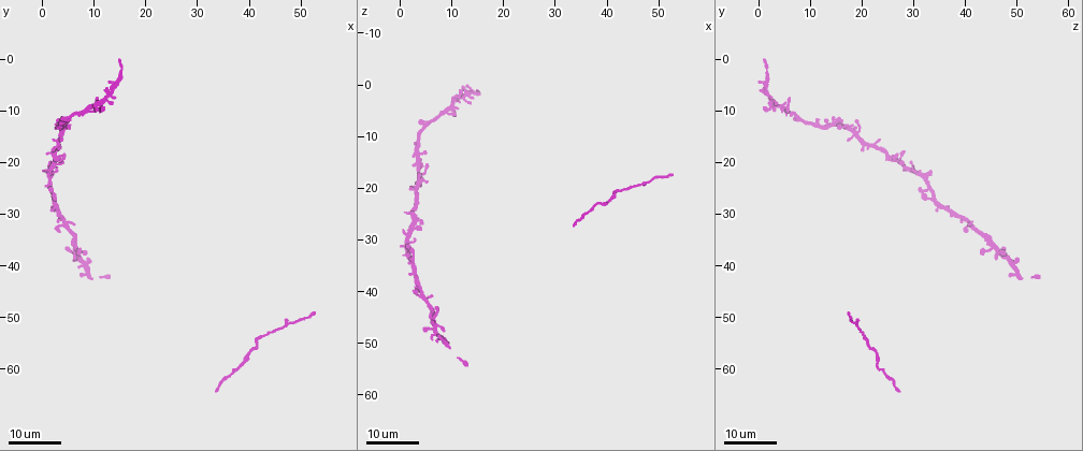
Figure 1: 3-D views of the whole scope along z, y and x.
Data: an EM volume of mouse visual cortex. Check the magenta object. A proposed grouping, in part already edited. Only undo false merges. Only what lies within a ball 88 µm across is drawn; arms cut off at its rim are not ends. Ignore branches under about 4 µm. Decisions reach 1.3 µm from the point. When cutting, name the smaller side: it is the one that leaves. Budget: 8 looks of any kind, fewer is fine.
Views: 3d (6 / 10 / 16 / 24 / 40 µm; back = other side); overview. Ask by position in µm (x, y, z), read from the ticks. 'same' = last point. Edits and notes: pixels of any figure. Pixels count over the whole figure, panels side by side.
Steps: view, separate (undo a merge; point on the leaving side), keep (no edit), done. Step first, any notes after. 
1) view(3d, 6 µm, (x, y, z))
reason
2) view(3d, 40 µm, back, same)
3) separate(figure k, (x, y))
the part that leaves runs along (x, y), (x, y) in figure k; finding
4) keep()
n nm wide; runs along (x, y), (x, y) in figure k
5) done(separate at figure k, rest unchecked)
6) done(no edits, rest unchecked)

view(3d, 16 µm, (15.0, 3.0, 1.5))

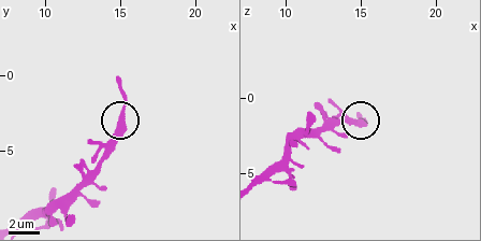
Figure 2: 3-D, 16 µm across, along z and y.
view(3d, 6 µm, same)
closer look

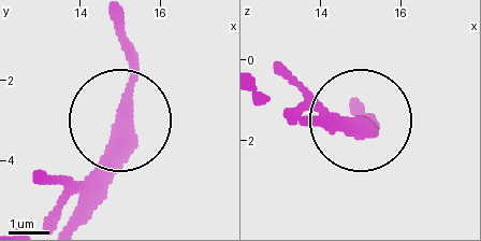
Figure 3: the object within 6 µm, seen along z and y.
keep()
runs along (68, 215), (119, 123), (129, 71), (119, 20) in figure 3; one neuron here

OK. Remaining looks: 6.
view(3d, 24 µm, (42.0, 53.5, 20.5))
sudden change in width

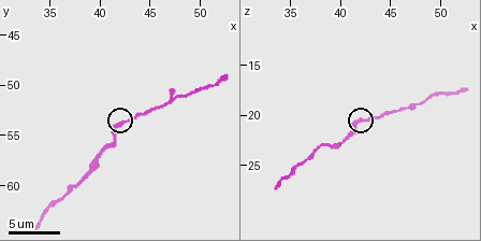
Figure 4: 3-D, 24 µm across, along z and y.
view(3d, 6 µm, (42.2, 53.8, 20.6))

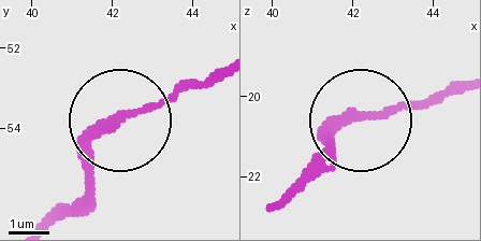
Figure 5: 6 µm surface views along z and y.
keep()
230 nm wide; all the same neuron

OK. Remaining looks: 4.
view(3d, 6 µm, (40.0, 57.0, 22.8))
narrows sharply

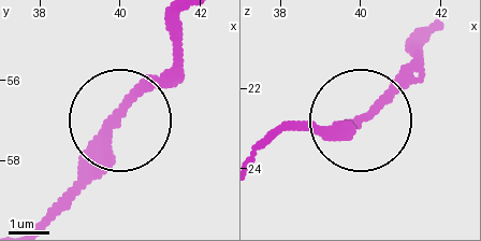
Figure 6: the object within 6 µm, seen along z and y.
keep()
all the same neuron

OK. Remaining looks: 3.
view(3d, 16 µm, (48.2, 51.0, 18.6))
thin neck

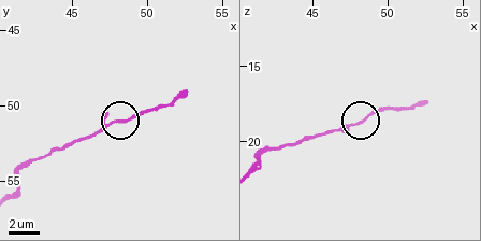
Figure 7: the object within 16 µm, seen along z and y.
keep()
runs along (258, 161), (268, 150), (361, 123), (391, 105) in figure 7; one neuron here

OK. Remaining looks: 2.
done(no edits, rest unchecked)

